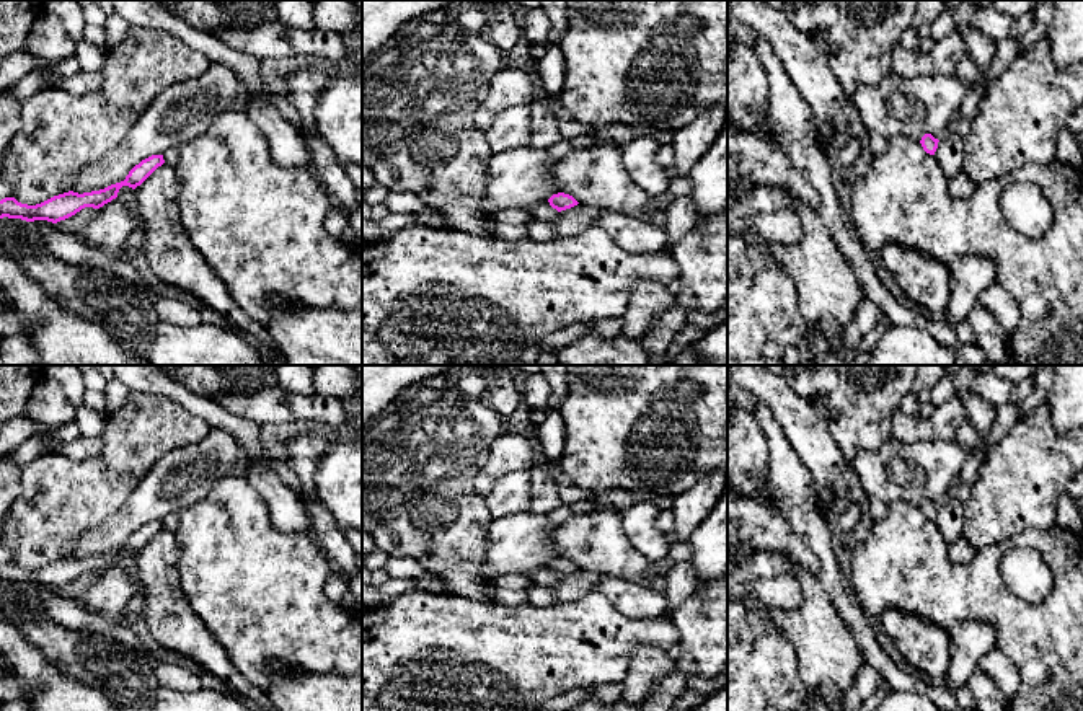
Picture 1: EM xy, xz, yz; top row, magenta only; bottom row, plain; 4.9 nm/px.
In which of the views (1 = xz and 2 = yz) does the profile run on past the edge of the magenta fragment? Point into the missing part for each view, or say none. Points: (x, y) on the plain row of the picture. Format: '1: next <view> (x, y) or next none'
1: next none
2: next none

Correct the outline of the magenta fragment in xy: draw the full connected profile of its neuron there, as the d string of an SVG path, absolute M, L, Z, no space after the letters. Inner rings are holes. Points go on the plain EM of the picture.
M152 520L135 530L121 548L83 559L69 556L36 571L21 569L15 563L5 563L0 566L0 584L8 582L21 584L26 587L47 585L57 589L75 581L85 572L103 572L104 569L117 563L117 558L122 551L135 554L163 528L163 520Z

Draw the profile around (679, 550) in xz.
M674 541L669 548L669 558L674 561L690 561L692 548L688 541Z

